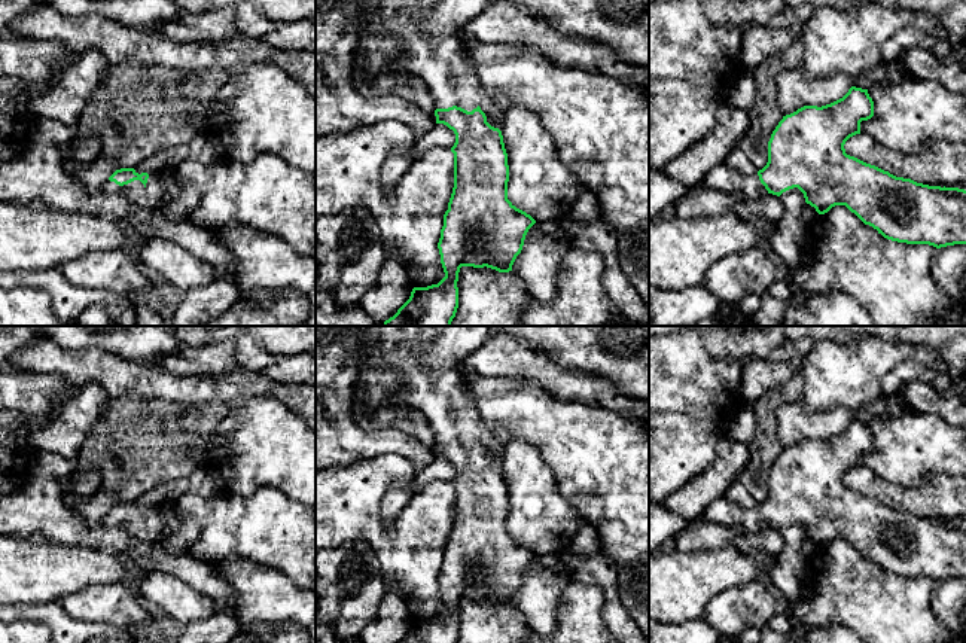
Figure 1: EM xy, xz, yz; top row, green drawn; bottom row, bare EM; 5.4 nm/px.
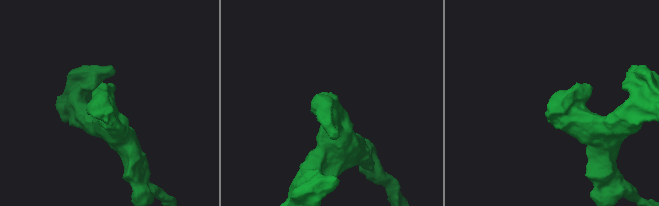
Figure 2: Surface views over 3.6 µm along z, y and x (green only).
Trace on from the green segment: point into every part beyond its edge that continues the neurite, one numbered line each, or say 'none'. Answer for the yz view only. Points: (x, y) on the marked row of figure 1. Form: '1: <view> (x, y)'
1: yz (664, 192)

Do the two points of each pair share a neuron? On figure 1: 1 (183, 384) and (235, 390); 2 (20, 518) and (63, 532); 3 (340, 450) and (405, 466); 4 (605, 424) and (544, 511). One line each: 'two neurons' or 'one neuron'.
1: one neuron
2: one neuron
3: two neurons
4: two neurons

